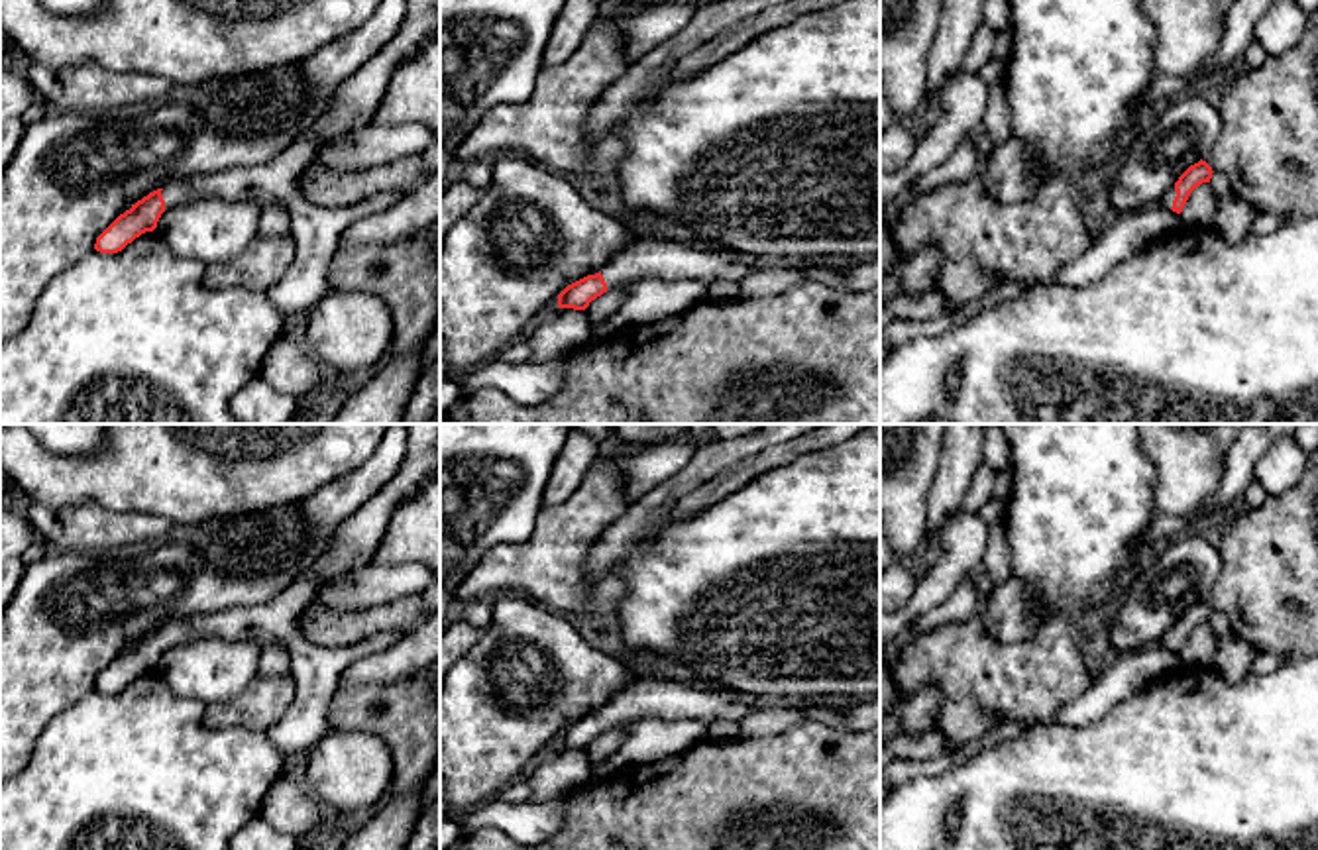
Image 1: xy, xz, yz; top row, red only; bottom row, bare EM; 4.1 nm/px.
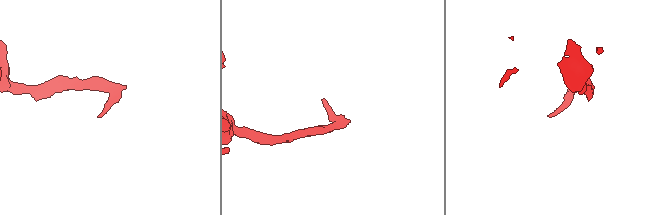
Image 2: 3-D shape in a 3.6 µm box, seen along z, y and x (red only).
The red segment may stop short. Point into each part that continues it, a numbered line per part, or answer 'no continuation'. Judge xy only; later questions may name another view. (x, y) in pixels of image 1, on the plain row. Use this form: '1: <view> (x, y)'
1: xy (317, 670)

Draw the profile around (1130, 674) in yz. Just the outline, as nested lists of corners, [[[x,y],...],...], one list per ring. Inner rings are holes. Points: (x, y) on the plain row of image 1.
[[[1161,646],[1116,654],[1112,664],[1071,705],[1057,709],[1057,722],[1084,726],[1100,720],[1112,707],[1145,693],[1151,685],[1179,677],[1181,654]]]

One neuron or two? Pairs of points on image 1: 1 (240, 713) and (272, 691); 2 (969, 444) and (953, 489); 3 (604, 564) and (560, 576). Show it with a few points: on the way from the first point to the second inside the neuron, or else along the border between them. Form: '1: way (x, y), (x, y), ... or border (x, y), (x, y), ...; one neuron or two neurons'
1: way (248, 711), (264, 699); one neuron
2: way (961, 456), (953, 478); one neuron
3: border (607, 529), (586, 560), (586, 578), (592, 585); two neurons

